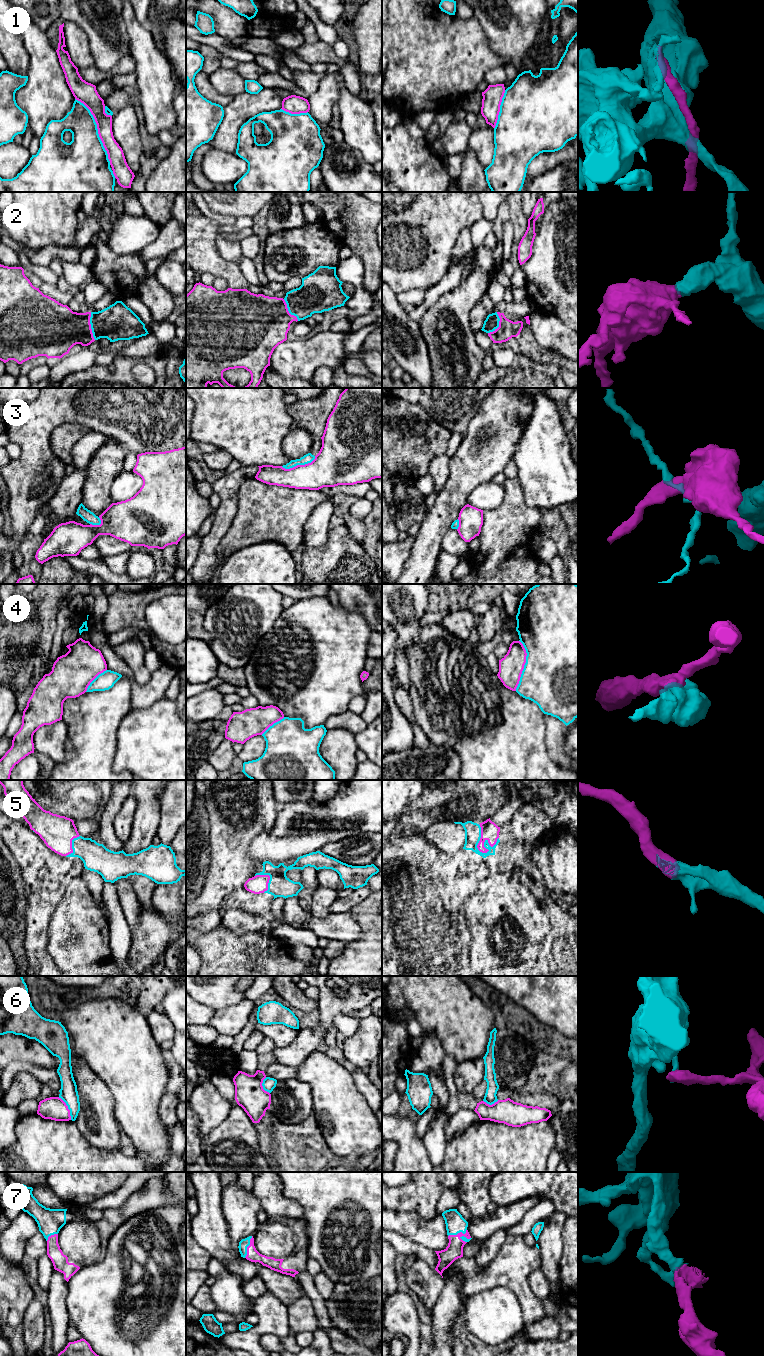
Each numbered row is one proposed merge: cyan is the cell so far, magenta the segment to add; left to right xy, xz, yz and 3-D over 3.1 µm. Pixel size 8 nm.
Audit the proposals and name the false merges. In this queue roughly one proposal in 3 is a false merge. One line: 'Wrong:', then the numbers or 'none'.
Wrong: 1, 3, 4, 6

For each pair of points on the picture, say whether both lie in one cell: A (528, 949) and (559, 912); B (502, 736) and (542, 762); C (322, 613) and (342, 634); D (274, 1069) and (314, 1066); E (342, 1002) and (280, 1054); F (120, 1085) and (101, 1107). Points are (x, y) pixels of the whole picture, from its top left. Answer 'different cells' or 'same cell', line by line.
A: different cells
B: same cell
C: same cell
D: different cells
E: same cell
F: different cells

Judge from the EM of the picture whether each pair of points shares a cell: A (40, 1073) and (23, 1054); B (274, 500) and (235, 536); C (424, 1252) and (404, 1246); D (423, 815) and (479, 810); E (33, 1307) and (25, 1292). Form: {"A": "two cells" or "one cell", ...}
{"A": "two cells", "B": "one cell", "C": "one cell", "D": "one cell", "E": "two cells"}

